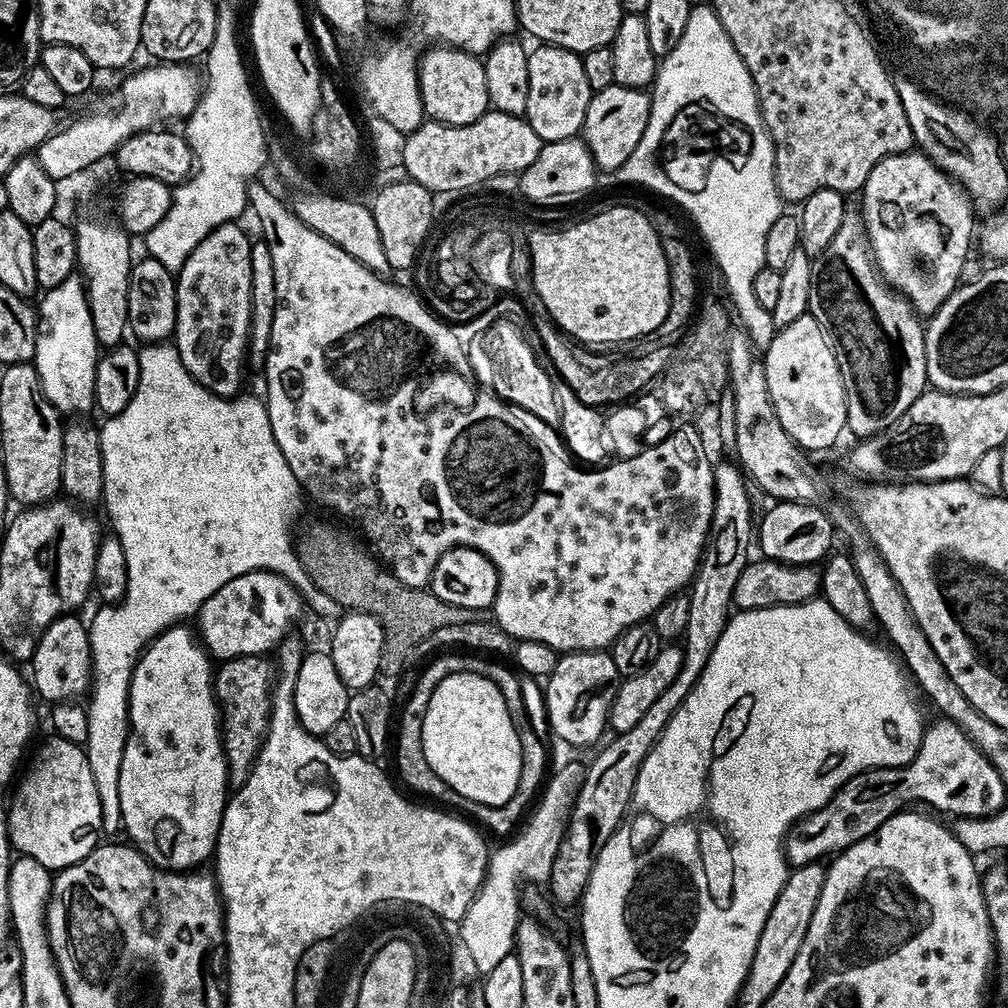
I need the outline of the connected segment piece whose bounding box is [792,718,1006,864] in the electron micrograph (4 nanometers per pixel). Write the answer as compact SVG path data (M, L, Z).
M940 718L937 721L937 724L927 725L918 754L909 764L904 765L903 768L868 768L860 772L854 778L847 780L830 798L830 802L826 802L826 806L822 806L799 821L800 832L793 834L792 848L800 852L800 858L798 858L800 864L819 861L824 848L832 852L831 854L836 854L855 844L857 840L874 834L891 816L915 805L912 804L915 800L921 800L922 803L937 808L937 810L932 809L937 813L949 812L952 818L993 816L994 813L1001 812L1005 808L1006 787L998 770L980 753L980 747L953 720Z

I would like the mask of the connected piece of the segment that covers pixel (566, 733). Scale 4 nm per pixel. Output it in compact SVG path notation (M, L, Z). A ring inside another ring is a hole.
M607 651L565 652L552 675L547 677L548 684L548 724L560 740L568 744L595 745L603 730L609 727L608 715L620 688L621 676L614 658Z

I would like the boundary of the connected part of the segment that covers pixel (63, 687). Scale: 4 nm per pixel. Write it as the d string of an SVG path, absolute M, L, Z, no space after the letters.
M69 614L60 616L54 622L50 622L50 626L46 626L46 630L42 634L42 638L38 638L38 646L34 650L30 667L32 667L32 676L30 672L30 684L34 689L35 695L40 696L47 702L72 702L80 695L89 691L92 683L92 647L88 641L88 628L79 620L79 615Z

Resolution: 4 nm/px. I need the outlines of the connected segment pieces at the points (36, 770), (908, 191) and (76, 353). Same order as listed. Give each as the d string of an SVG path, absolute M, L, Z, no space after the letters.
M53 735L38 752L12 805L7 805L8 839L19 855L34 858L44 868L69 868L85 860L101 843L104 824L98 786L81 745Z
M909 150L902 154L884 156L882 162L878 162L878 166L874 166L874 170L870 170L870 178L866 178L862 189L863 196L864 208L862 207L862 215L864 218L864 228L868 232L868 247L872 249L872 259L876 261L876 267L880 269L880 275L888 283L889 288L899 292L911 304L916 313L921 317L931 318L938 310L938 306L942 306L942 302L946 302L946 298L950 298L950 294L958 286L959 271L962 268L962 262L970 256L968 243L971 240L973 243L974 240L974 224L972 228L974 209L972 201L957 187L951 176L946 175L932 159L919 150Z
M73 278L62 282L62 286L49 288L39 300L34 363L40 379L40 391L65 417L83 417L83 412L93 411L96 402L94 374L98 359L94 322L88 309L83 279Z

